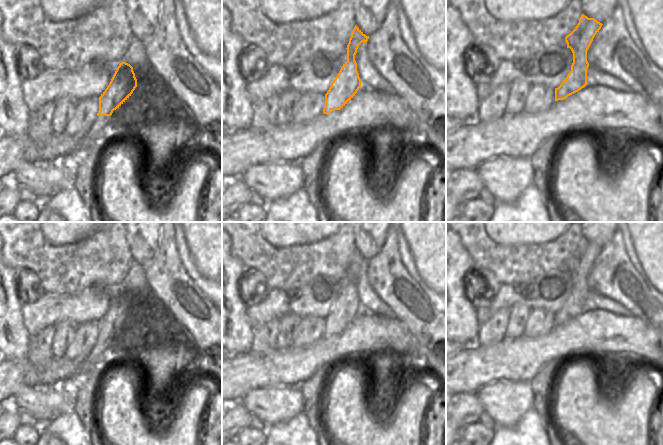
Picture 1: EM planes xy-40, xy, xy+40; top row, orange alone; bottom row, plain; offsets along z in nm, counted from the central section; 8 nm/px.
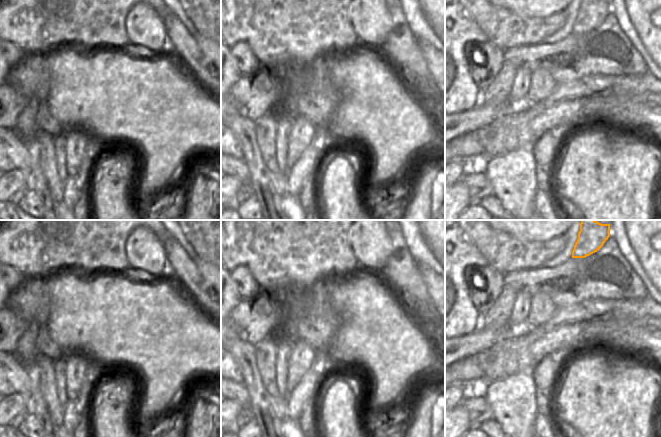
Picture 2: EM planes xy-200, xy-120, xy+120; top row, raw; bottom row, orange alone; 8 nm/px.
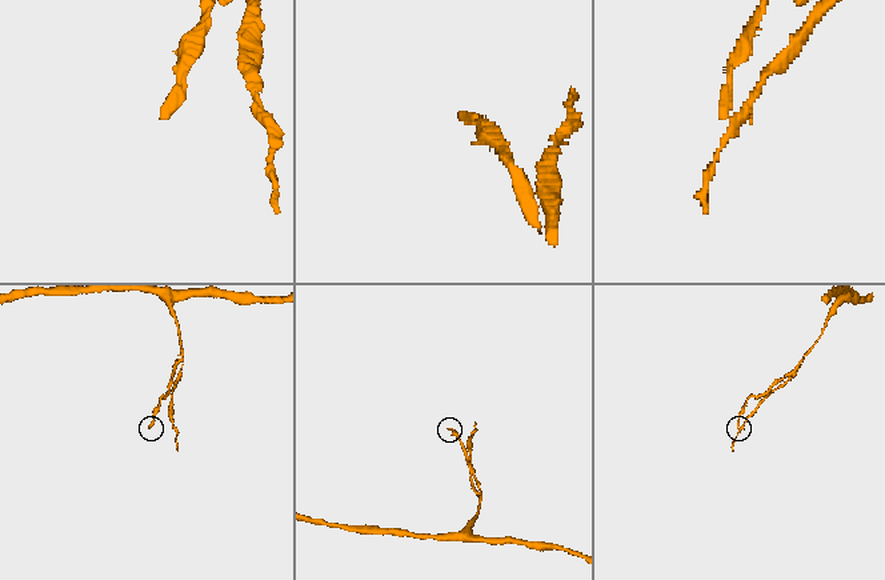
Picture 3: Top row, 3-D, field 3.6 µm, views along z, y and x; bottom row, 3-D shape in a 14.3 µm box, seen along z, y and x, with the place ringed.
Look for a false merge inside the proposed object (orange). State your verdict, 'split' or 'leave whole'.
split

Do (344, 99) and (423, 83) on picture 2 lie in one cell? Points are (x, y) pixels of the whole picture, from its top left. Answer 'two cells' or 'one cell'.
two cells

